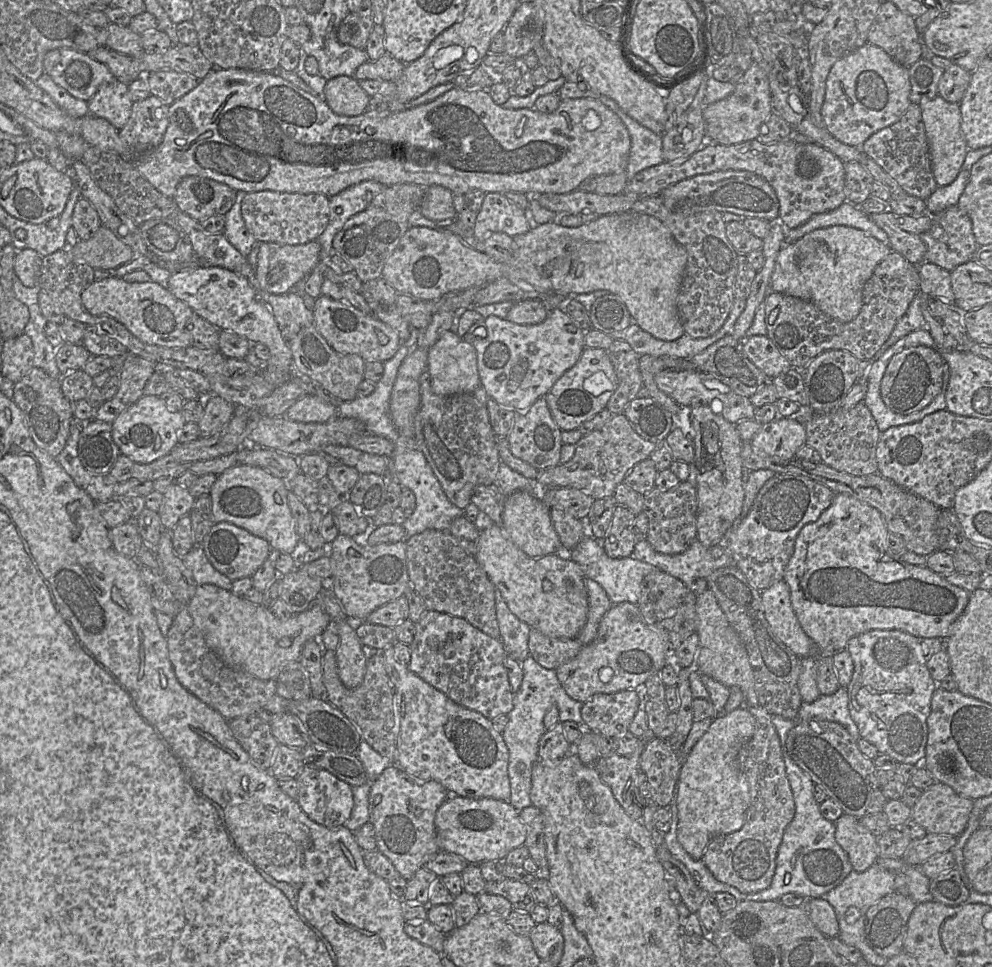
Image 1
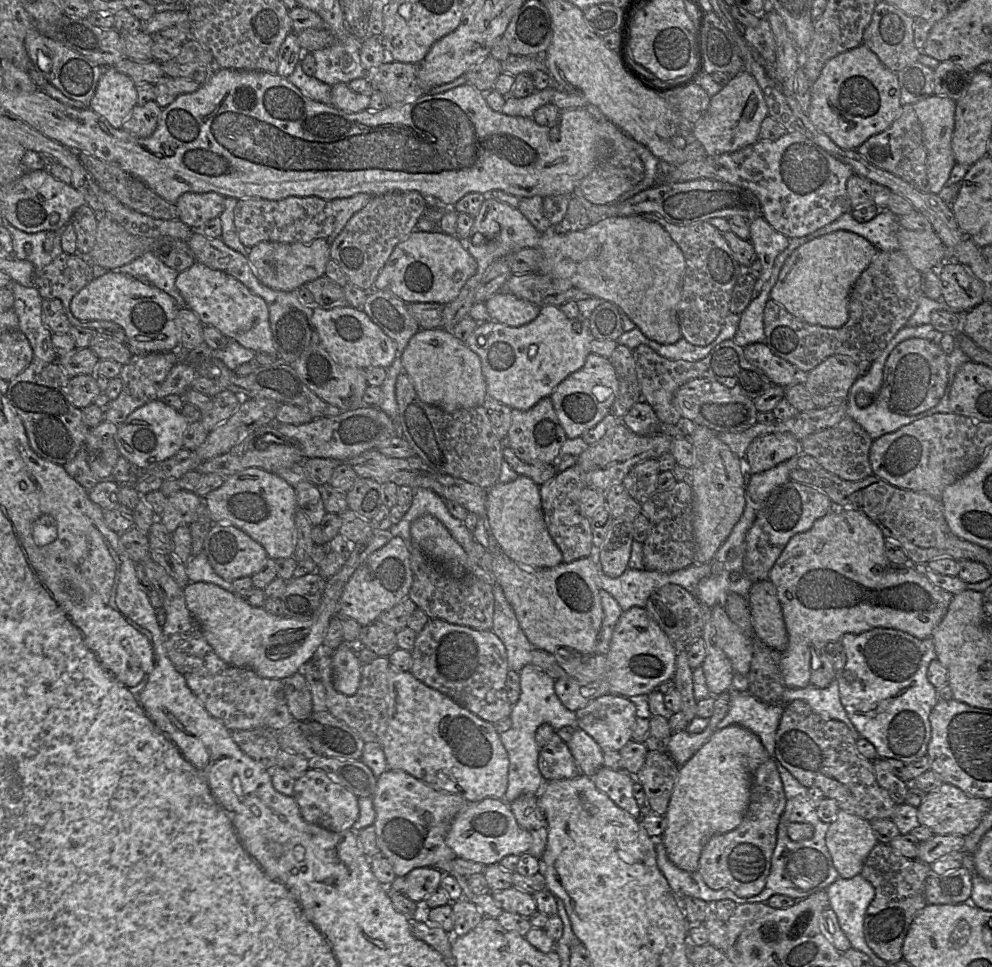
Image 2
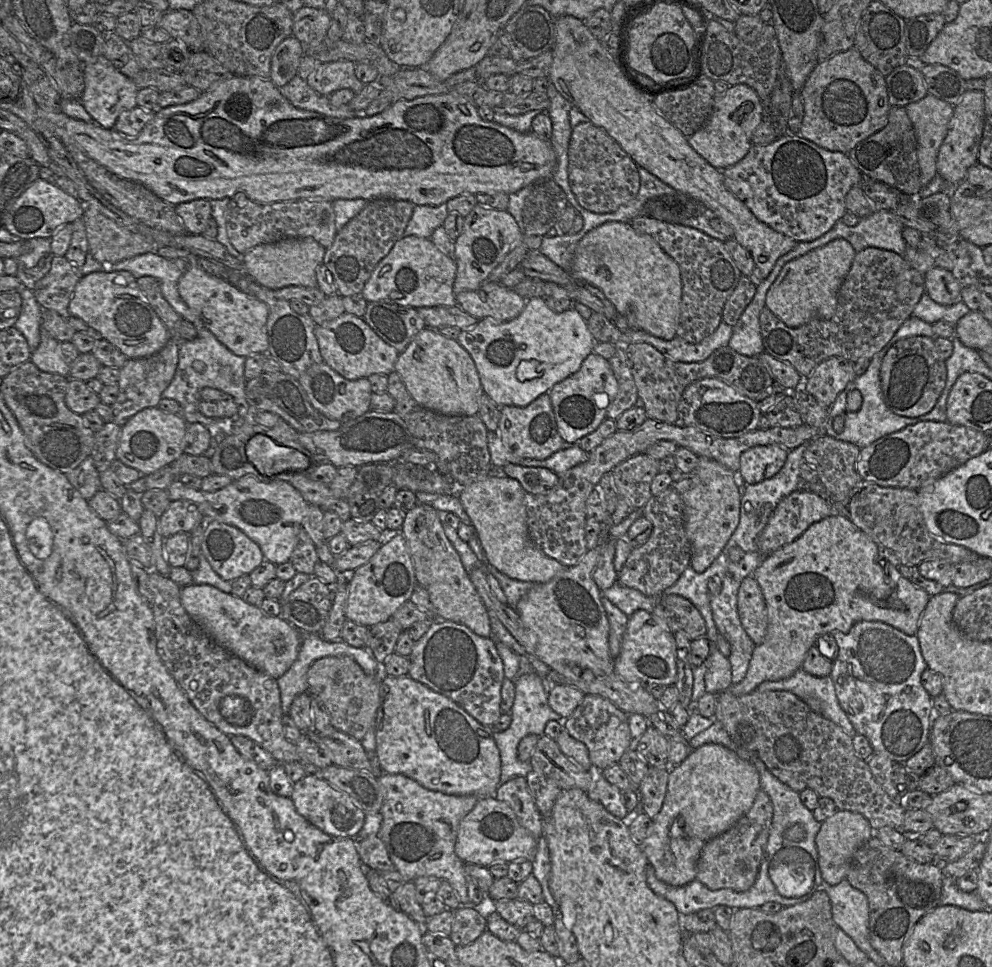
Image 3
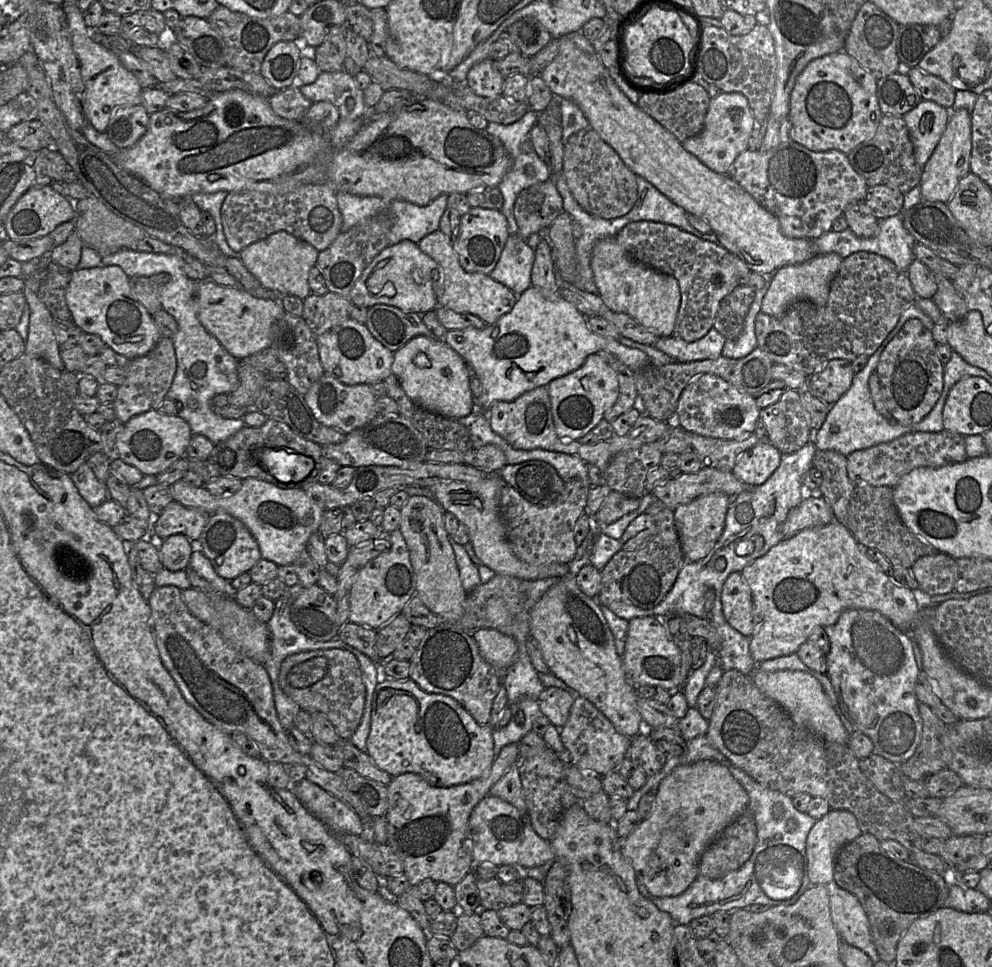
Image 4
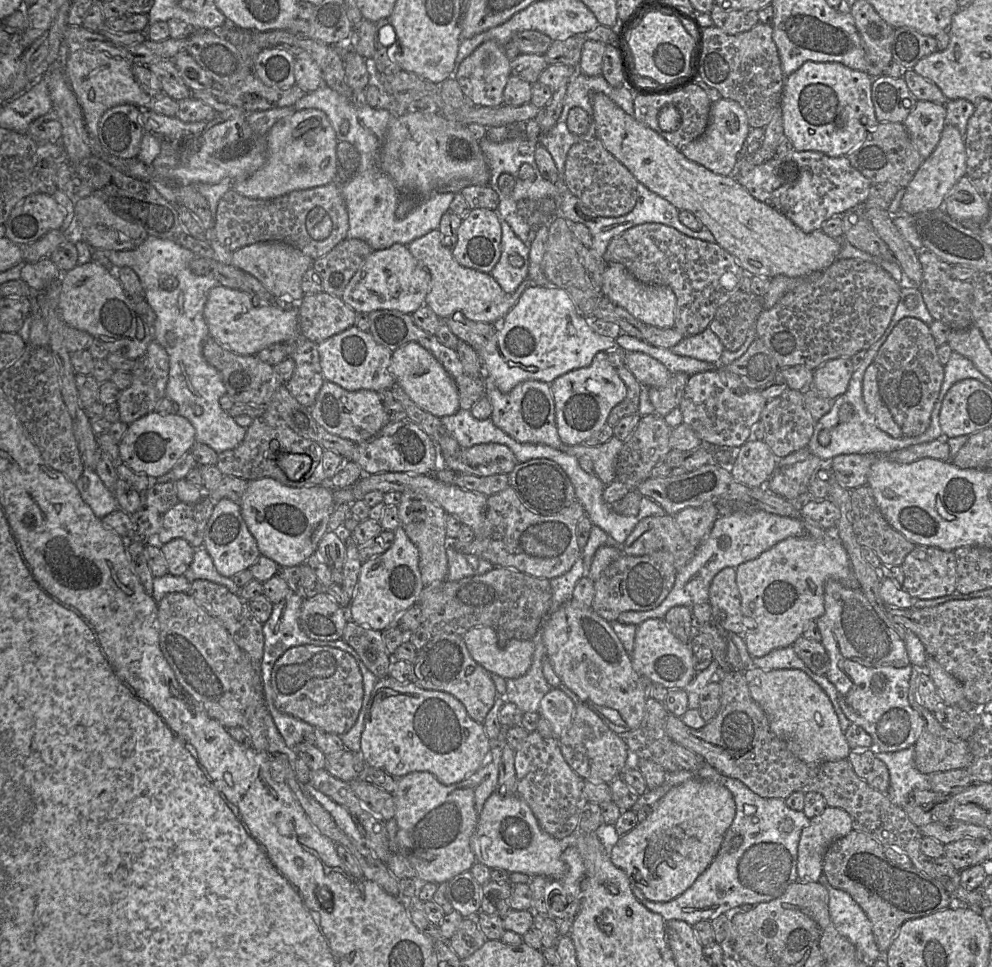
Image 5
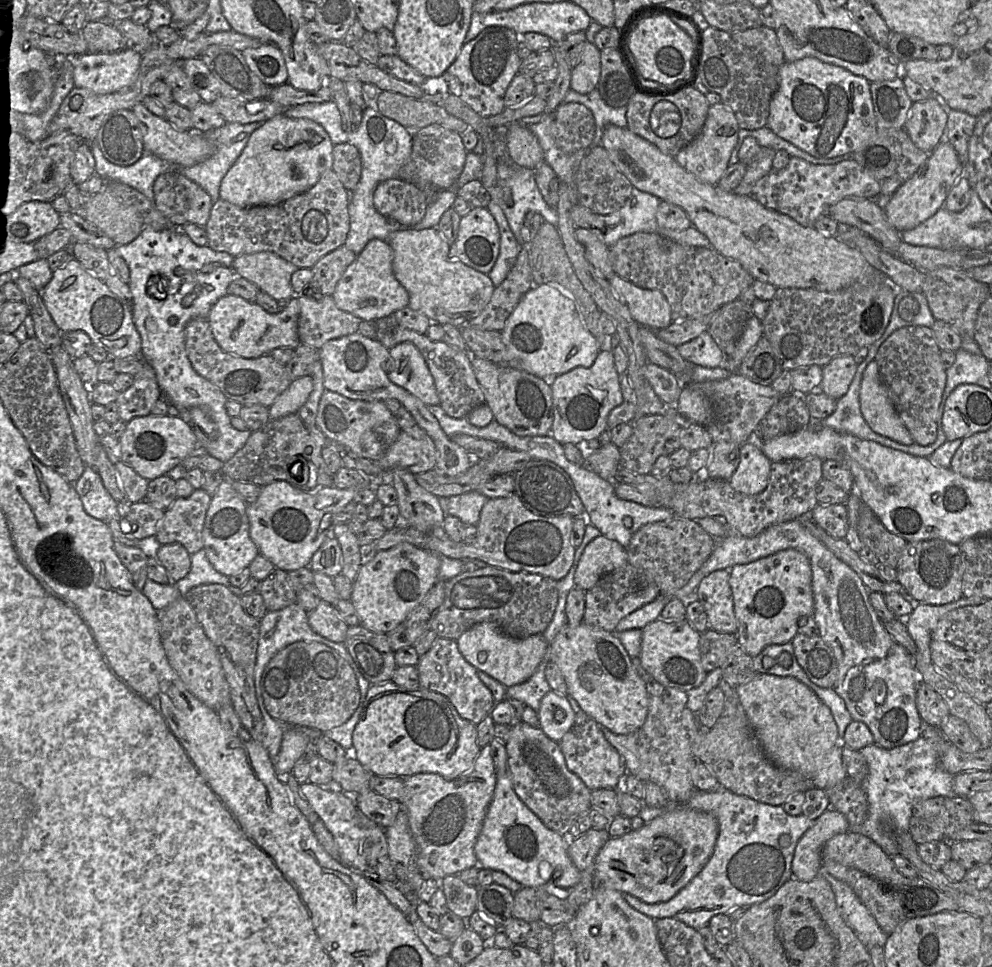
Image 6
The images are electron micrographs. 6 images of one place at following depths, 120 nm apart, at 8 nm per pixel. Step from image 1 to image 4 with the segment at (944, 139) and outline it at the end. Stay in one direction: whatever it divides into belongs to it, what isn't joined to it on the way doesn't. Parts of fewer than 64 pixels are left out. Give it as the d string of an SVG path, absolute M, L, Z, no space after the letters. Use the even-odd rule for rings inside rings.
M924 100L902 117L909 130L918 165L923 168L945 132L951 111Z

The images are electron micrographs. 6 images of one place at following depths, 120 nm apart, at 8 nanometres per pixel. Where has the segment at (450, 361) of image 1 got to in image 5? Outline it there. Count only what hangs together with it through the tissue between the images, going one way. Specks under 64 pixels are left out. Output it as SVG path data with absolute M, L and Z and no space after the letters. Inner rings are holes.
M408 342L394 350L388 371L411 400L423 410L441 418L453 415L460 409L459 392L454 380L442 364L417 342Z

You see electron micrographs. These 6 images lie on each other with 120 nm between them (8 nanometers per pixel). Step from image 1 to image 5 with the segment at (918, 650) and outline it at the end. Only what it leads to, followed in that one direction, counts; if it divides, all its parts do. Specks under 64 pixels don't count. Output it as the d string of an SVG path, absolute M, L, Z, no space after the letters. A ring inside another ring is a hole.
M833 580L826 582L824 609L824 614L815 621L830 659L826 676L836 687L845 716L872 737L871 748L887 766L890 775L888 798L904 808L910 792L931 790L929 775L921 773L914 761L921 720L909 703L912 664L905 642L880 619L860 589L847 588Z

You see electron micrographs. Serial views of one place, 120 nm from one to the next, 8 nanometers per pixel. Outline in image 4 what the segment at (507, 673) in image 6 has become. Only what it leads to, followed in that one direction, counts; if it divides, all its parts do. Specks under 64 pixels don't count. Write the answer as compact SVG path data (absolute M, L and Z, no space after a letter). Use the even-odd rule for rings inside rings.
M480 628L473 632L482 657L497 670L507 670L515 661L518 651L516 640L493 628Z

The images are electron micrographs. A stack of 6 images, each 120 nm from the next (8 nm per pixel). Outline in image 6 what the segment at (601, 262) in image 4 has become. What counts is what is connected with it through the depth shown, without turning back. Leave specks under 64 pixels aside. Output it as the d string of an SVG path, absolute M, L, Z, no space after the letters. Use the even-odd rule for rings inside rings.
M615 273L609 279L609 283L618 300L628 308L631 316L639 325L652 330L661 330L672 323L671 307L659 290L640 288Z

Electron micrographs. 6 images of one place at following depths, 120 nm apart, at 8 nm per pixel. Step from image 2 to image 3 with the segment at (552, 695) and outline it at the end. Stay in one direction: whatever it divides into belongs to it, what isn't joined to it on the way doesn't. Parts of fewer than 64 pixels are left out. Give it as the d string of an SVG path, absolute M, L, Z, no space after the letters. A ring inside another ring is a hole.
M536 672L522 674L514 680L515 698L509 712L512 718L511 724L505 731L493 732L494 740L500 752L501 776L500 784L516 776L526 777L533 770L529 761L520 761L517 757L518 744L522 738L529 734L542 736L544 729L550 720L558 721L563 726L563 718L554 712L548 704L548 693L543 685L543 678Z

